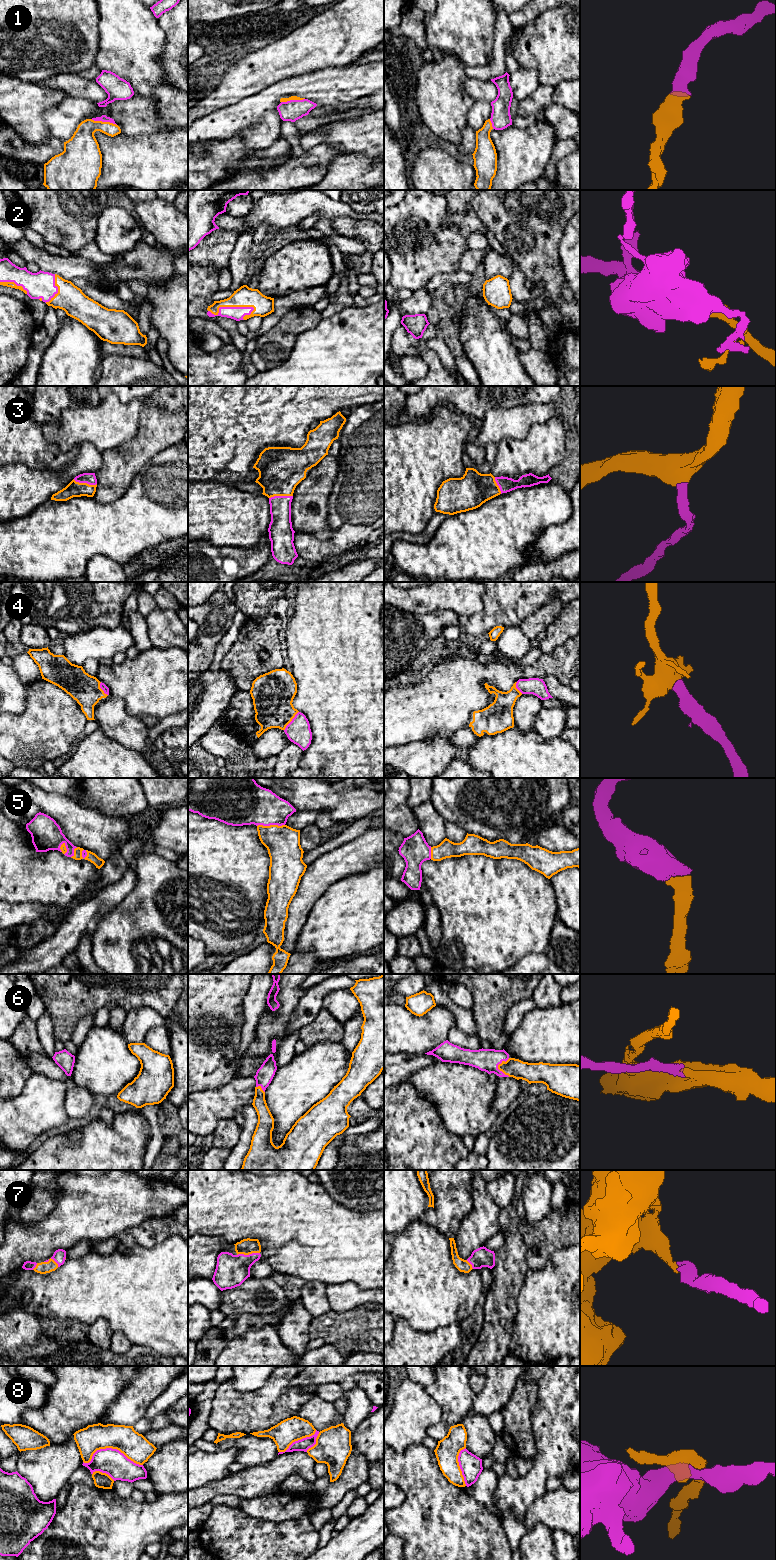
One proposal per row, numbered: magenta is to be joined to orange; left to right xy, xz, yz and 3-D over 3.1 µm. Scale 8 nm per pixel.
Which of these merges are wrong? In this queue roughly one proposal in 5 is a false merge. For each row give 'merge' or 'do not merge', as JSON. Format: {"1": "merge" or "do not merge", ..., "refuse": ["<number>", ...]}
{"1": "merge", "2": "merge", "3": "merge", "4": "merge", "5": "merge", "6": "merge", "7": "merge", "8": "do not merge", "refuse": ["8"]}

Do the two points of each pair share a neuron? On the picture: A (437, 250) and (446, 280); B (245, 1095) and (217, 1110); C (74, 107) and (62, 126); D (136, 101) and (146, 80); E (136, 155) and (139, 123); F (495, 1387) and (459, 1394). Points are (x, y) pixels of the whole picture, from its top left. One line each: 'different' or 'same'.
A: different
B: same
C: same
D: different
E: different
F: different

